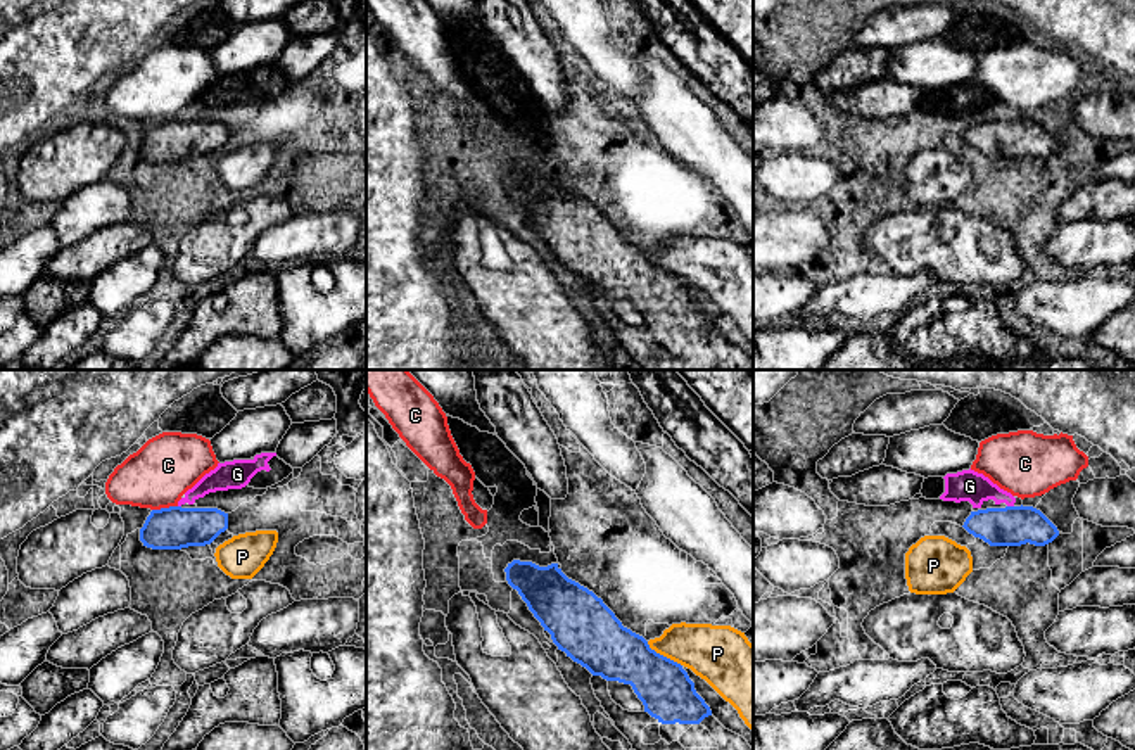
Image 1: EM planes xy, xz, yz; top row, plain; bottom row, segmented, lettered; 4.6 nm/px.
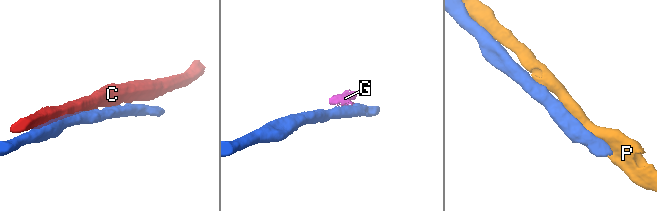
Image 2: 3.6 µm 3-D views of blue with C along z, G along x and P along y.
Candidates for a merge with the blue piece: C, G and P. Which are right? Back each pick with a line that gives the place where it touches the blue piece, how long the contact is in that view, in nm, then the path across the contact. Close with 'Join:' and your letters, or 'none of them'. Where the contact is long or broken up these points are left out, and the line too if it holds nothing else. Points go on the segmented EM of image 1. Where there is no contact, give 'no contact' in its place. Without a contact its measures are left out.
Join: none of them

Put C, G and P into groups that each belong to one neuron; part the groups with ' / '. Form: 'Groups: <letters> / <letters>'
Groups: C / G / P

